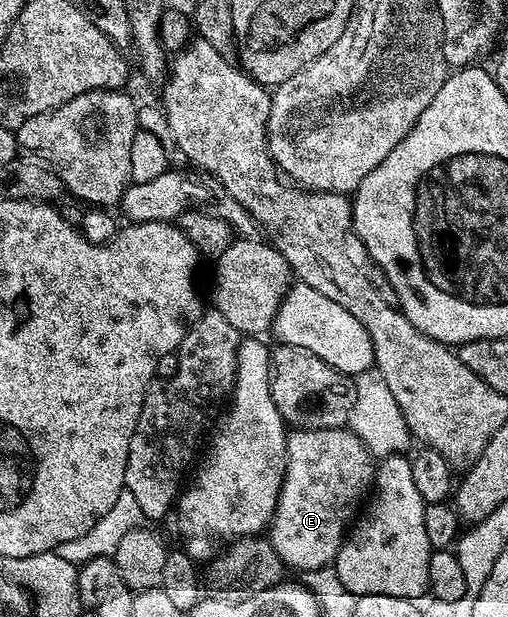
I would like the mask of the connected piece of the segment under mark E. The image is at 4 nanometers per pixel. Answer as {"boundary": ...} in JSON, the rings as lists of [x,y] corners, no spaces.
{"boundary":[[[349,428],[291,429],[287,433],[286,471],[282,477],[282,487],[274,516],[270,519],[268,527],[270,543],[272,548],[276,548],[283,567],[290,569],[291,566],[294,570],[305,572],[319,570],[333,563],[334,557],[338,555],[338,549],[342,546],[343,538],[347,537],[348,527],[355,521],[368,491],[374,485],[375,469],[375,459],[370,457],[364,443]]]}

